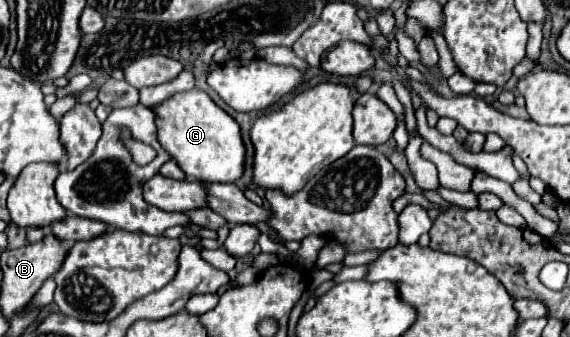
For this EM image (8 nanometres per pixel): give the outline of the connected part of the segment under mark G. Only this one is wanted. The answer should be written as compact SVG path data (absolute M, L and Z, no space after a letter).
M191 89L171 95L155 109L157 141L177 161L177 165L197 181L233 183L243 173L245 147L241 141L239 125L211 97L201 89Z

